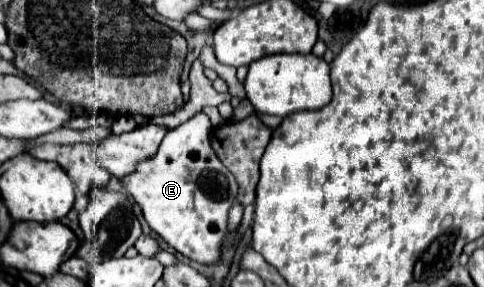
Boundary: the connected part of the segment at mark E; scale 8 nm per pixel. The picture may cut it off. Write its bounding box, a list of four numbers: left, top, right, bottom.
[123,112,237,264]

